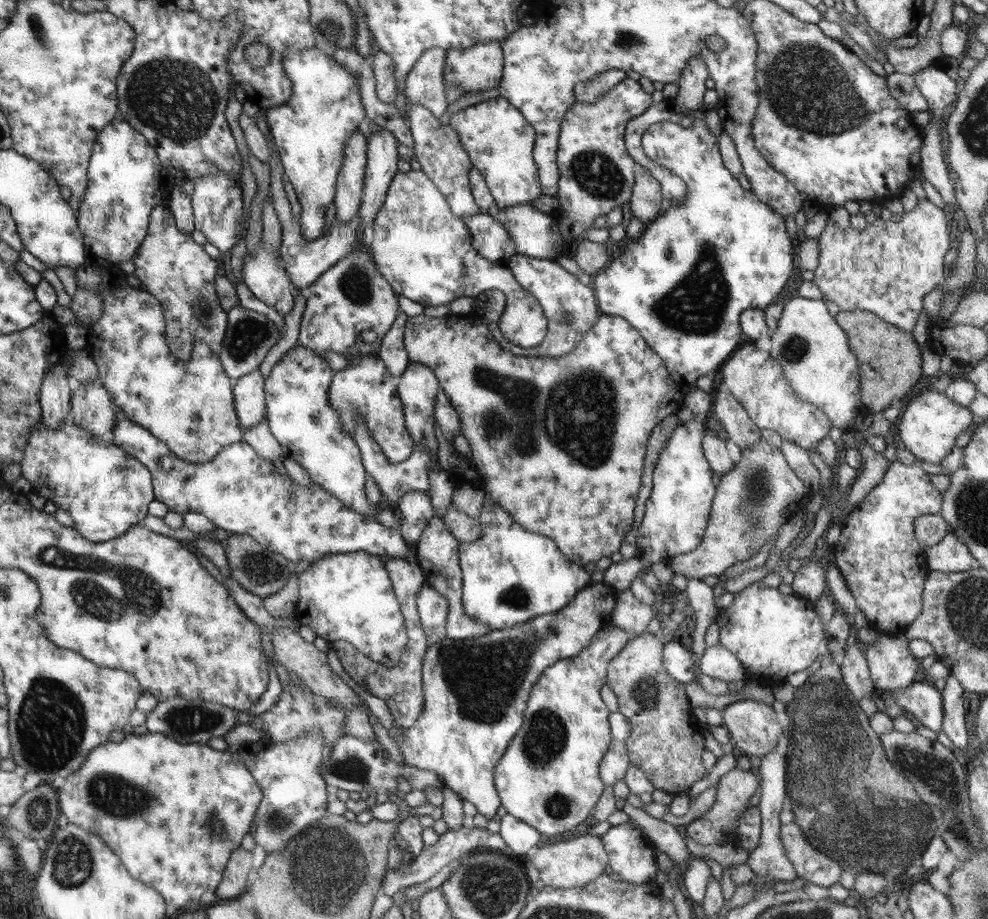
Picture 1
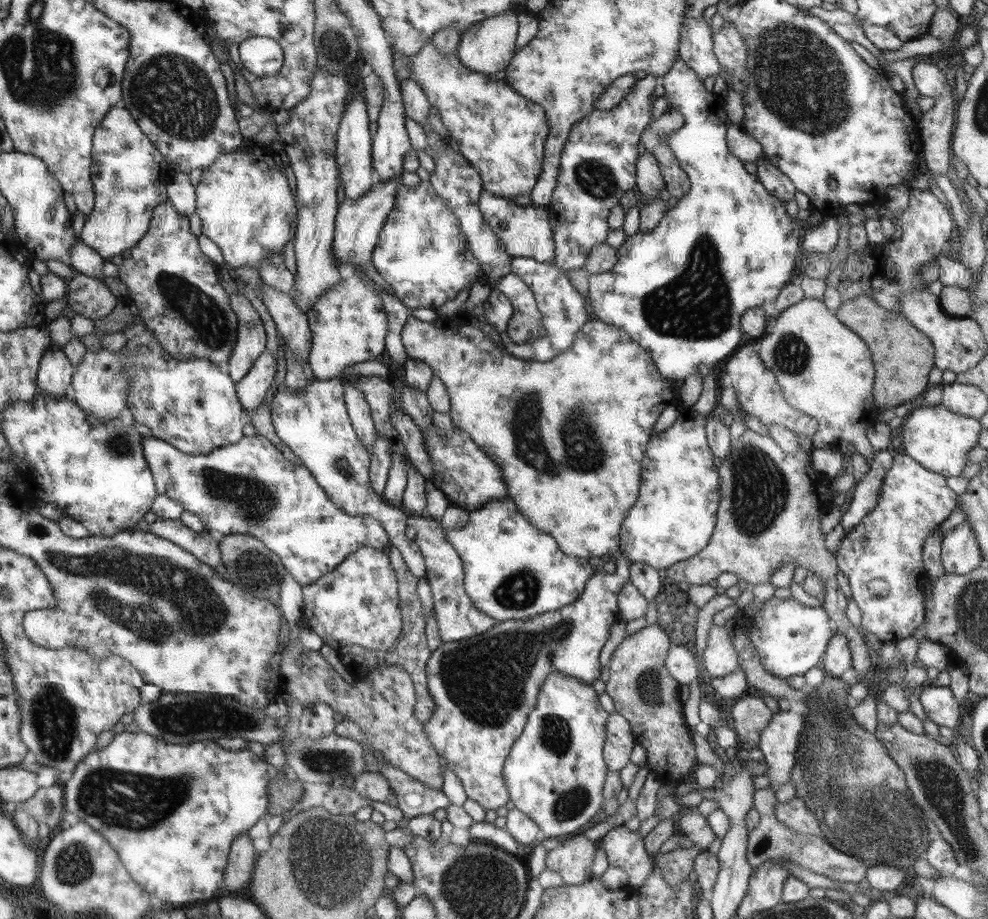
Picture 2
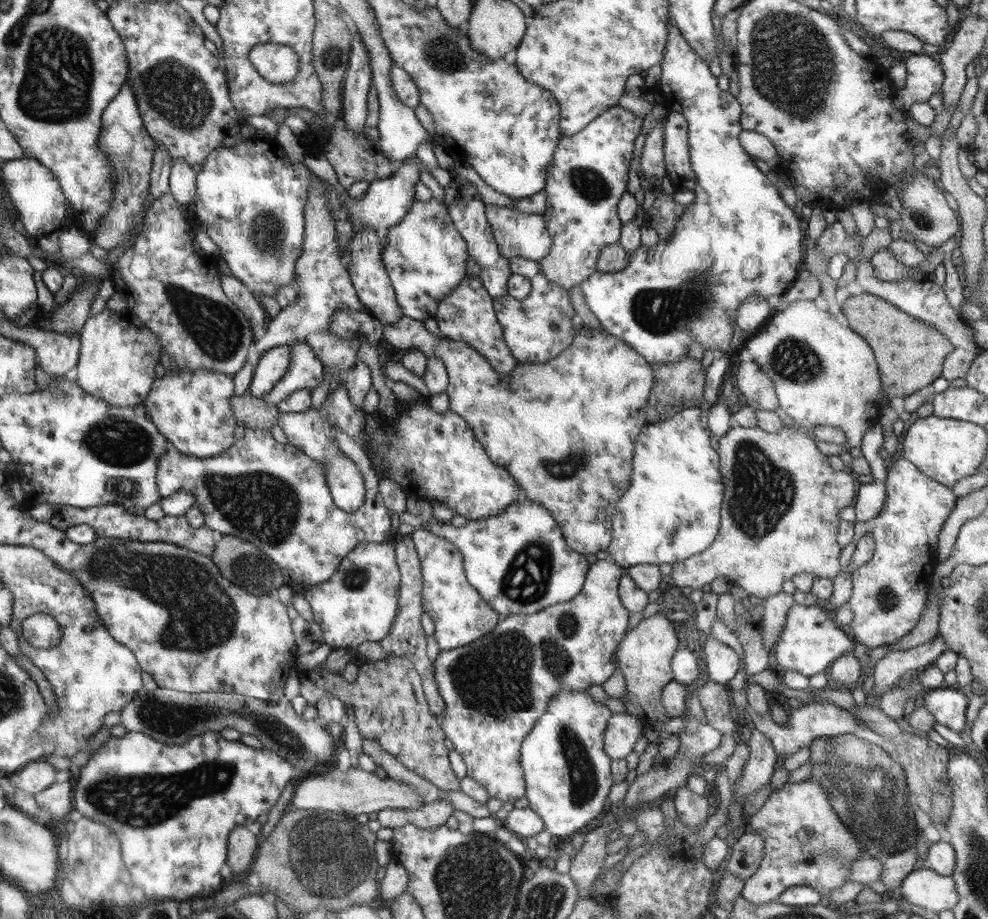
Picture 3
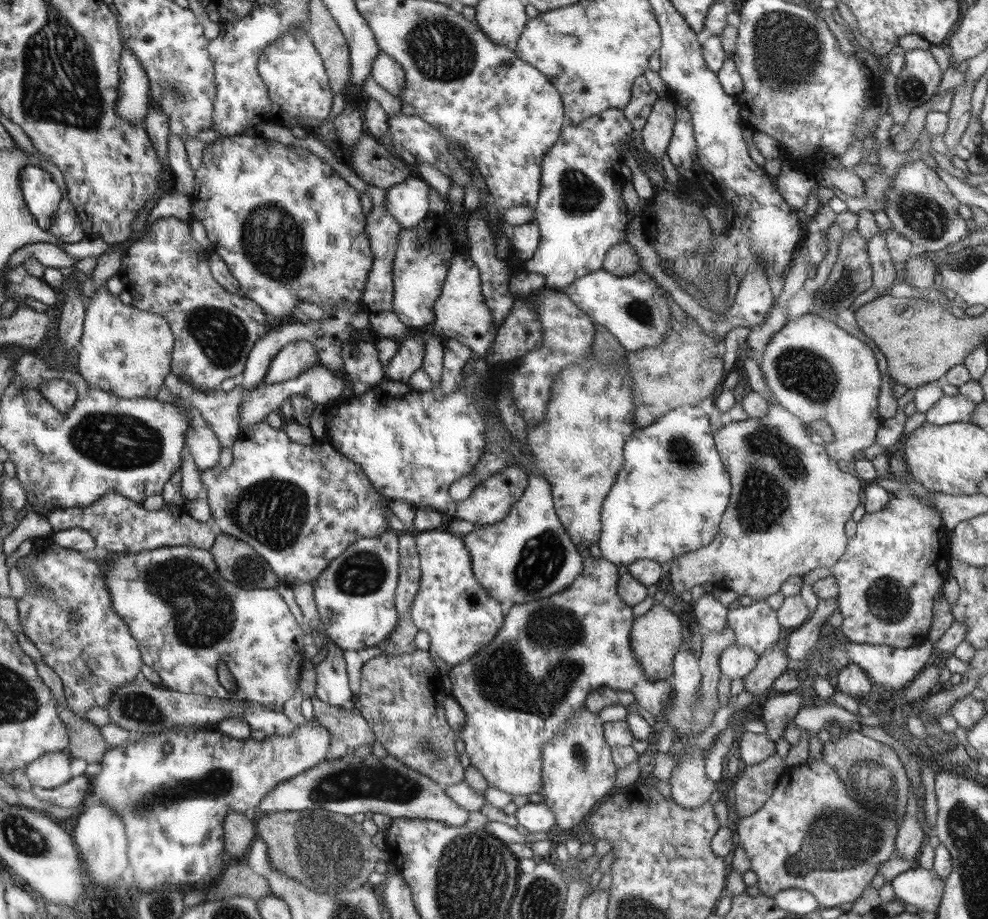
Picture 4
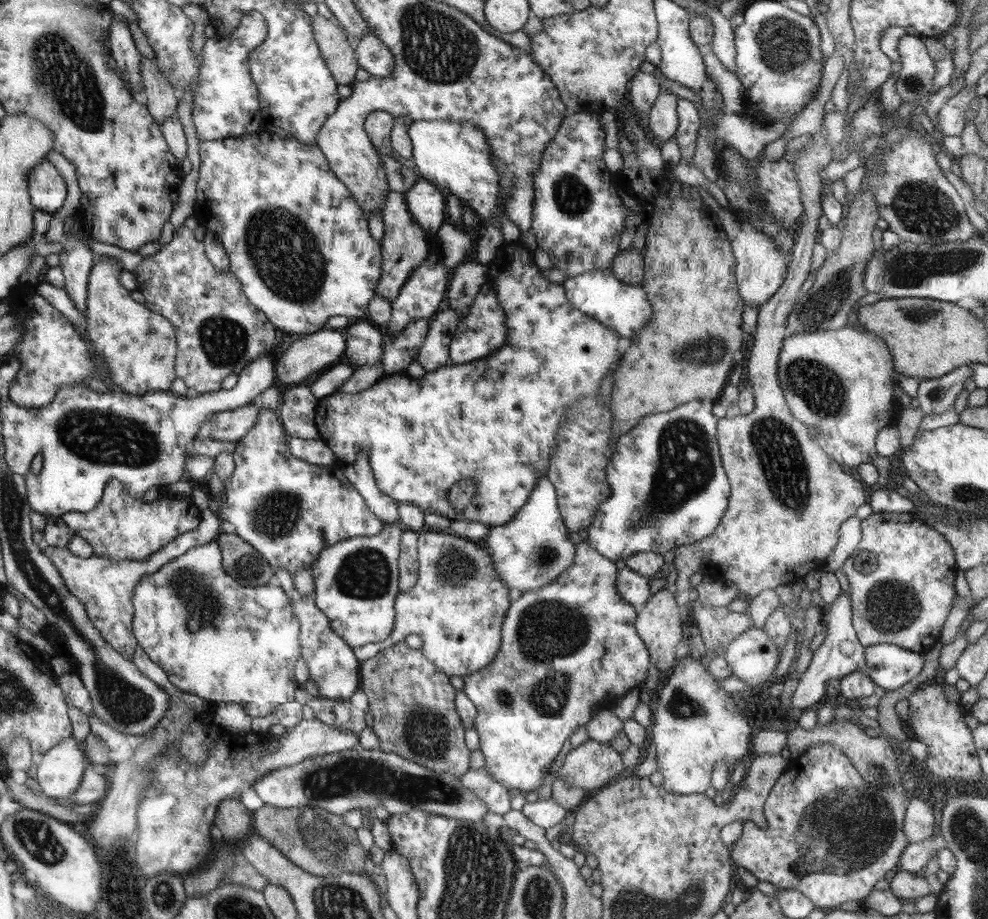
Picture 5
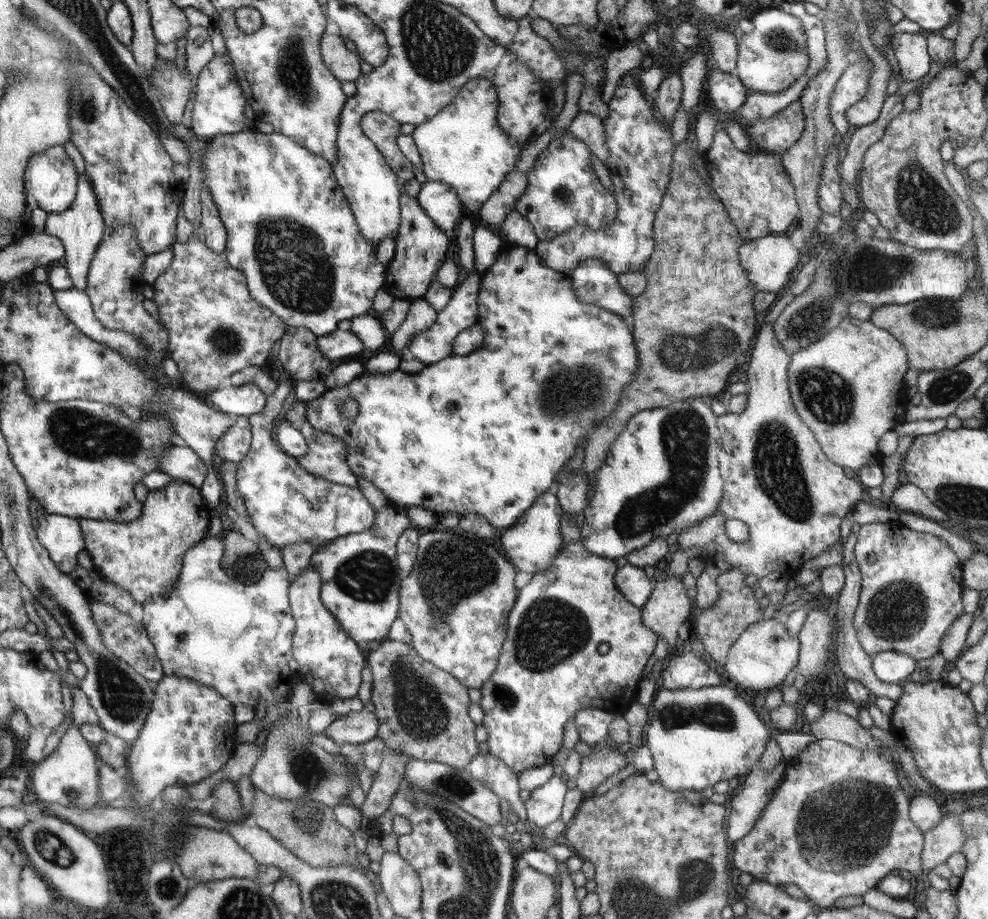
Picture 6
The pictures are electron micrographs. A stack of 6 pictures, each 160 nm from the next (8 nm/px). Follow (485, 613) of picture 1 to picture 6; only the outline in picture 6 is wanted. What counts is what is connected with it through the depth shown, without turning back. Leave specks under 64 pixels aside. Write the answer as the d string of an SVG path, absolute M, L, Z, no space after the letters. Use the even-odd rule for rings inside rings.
M546 491L542 496L538 496L534 504L527 508L511 527L503 529L499 545L506 551L506 559L520 572L534 574L546 570L564 546L560 534L562 515L562 507L553 493Z

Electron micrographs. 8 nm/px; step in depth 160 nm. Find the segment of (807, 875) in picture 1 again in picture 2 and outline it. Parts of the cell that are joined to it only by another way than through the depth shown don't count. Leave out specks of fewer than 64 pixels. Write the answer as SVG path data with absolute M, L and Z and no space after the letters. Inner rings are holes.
M770 788L755 790L753 803L753 806L760 814L760 822L754 830L750 830L749 832L747 851L745 854L753 869L757 869L770 858L787 856L794 864L798 864L798 866L802 866L802 868L808 868L808 870L816 874L822 874L822 876L826 876L826 878L830 878L830 880L859 883L865 877L868 866L865 865L862 859L836 850L836 848L823 837L801 835L793 828L787 827L786 824L780 822L774 813L775 804L777 803L774 790Z

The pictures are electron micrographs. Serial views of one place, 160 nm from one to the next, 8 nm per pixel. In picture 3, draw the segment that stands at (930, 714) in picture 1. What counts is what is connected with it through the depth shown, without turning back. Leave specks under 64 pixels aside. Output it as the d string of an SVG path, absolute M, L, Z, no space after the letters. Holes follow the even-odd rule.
M942 686L930 690L924 698L924 704L936 722L960 733L966 726L965 713L969 700L968 691Z

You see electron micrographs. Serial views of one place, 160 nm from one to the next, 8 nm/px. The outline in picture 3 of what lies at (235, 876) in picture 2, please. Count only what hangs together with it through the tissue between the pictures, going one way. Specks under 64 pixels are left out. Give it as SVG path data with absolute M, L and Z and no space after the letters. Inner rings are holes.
M238 826L229 835L229 859L227 866L230 875L248 870L256 852L256 836L244 826Z

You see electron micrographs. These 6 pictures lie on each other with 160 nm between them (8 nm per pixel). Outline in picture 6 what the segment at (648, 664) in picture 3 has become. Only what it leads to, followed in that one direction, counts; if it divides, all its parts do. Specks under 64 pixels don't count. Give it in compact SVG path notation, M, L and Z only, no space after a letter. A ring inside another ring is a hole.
M668 575L668 577L656 583L646 604L641 606L641 623L654 632L658 639L664 638L666 640L669 648L668 654L671 654L670 650L675 648L678 631L682 628L683 622L691 612L694 612L693 599L687 593L684 582L676 579L674 575Z

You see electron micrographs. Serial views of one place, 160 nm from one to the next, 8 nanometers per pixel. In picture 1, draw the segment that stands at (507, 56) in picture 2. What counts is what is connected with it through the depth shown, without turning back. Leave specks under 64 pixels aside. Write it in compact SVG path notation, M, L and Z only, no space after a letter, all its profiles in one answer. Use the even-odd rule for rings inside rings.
M491 40L491 42L482 42L475 44L470 48L450 48L446 51L446 64L444 66L444 86L447 87L447 92L452 92L448 96L450 102L457 100L459 96L467 92L478 92L491 88L498 88L502 72L504 68L504 57L502 54L502 42L499 40Z

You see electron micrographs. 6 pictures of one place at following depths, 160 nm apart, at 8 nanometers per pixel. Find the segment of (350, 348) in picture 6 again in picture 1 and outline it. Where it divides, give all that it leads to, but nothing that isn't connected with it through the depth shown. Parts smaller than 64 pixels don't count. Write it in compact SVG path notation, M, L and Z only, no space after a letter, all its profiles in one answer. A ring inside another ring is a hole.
M260 371L233 379L233 396L242 429L250 429L264 421L265 377Z

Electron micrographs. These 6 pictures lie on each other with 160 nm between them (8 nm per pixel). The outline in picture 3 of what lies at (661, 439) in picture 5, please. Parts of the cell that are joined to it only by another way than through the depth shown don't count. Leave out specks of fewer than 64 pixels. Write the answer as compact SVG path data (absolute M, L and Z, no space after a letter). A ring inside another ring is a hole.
M686 408L656 424L648 424L634 442L630 487L616 503L612 519L612 540L607 549L609 559L621 567L638 564L670 564L687 560L708 549L718 536L724 482L720 473L720 458L710 445L709 412Z

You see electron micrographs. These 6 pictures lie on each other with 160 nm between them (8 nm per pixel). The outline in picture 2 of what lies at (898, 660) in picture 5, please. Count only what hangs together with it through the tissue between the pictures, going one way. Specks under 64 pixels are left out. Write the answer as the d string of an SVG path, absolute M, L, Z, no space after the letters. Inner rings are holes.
M770 596L770 600L752 616L737 615L735 619L738 624L743 624L742 630L756 647L763 667L768 673L782 679L804 675L810 668L820 666L830 637L837 632L836 623L823 606L804 606L792 597L780 599Z

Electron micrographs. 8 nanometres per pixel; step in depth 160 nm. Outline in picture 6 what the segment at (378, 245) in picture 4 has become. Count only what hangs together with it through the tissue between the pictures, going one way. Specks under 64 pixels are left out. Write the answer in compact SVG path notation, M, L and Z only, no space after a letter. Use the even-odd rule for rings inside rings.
M401 195L401 224L395 241L395 254L389 262L387 280L383 289L396 300L420 299L429 287L430 281L437 278L437 272L446 260L453 237L442 232L437 224L426 215L416 197Z

